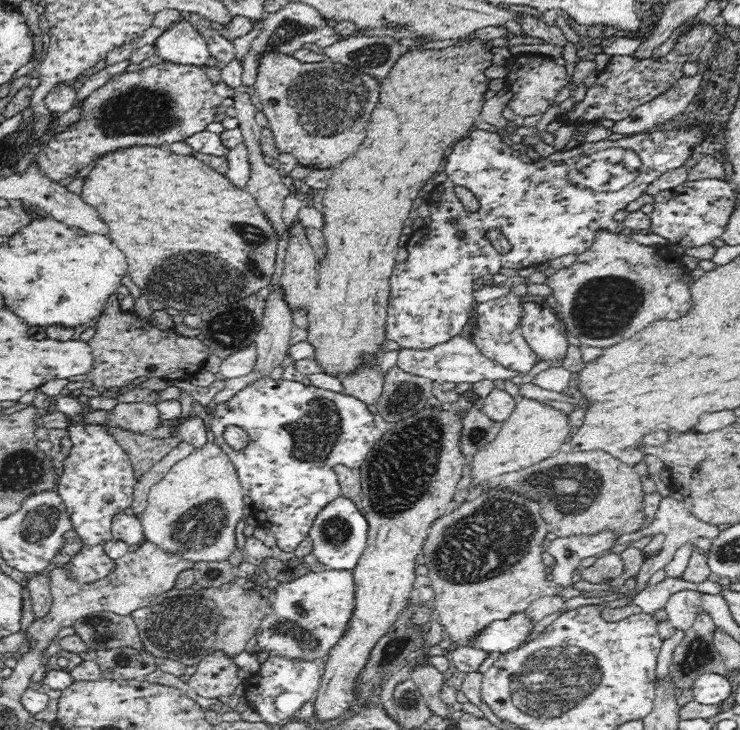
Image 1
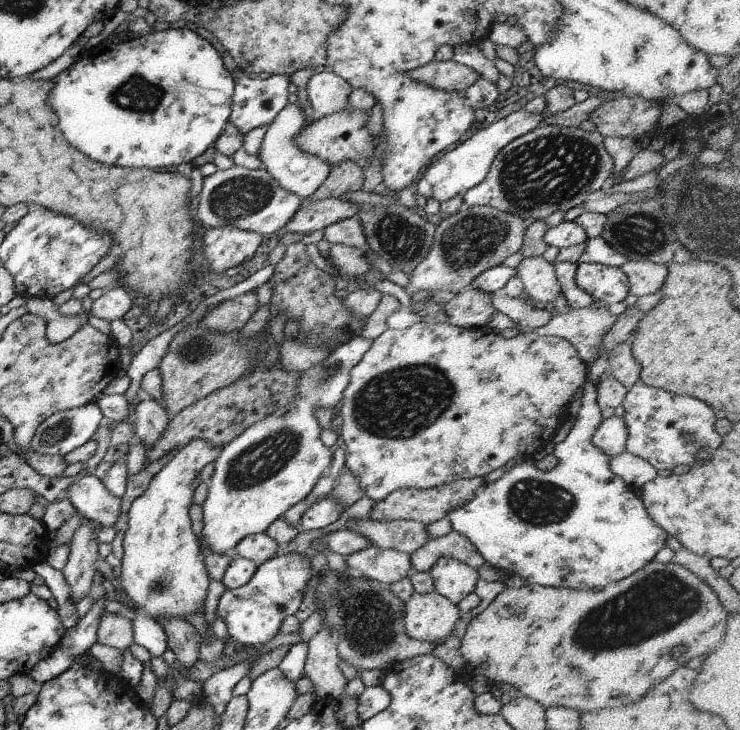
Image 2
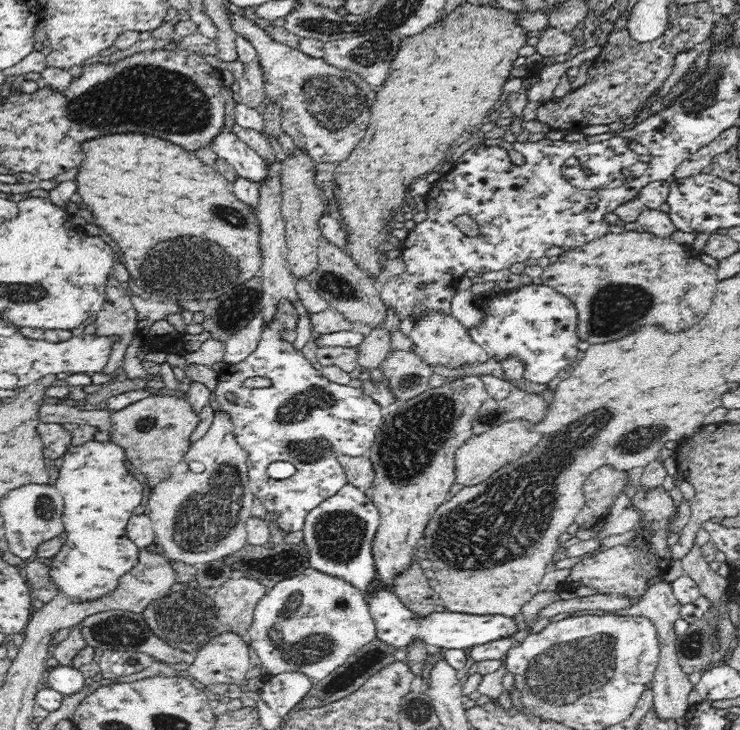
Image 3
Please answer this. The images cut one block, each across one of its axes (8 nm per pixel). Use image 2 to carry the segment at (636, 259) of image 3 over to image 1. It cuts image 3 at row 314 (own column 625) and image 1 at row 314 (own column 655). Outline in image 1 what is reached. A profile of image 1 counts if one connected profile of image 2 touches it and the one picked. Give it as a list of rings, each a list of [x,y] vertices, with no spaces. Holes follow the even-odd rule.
[[[598,230],[594,242],[572,266],[558,269],[555,274],[546,277],[545,286],[550,288],[558,303],[560,314],[570,334],[580,340],[582,345],[608,348],[620,340],[642,330],[656,320],[676,320],[684,316],[692,305],[691,287],[694,278],[685,268],[680,256],[670,247],[661,245],[646,246],[622,233]]]

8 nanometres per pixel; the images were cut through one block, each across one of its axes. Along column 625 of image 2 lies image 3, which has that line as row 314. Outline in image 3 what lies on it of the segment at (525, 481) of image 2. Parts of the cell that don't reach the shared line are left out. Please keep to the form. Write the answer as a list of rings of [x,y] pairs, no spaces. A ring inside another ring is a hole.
[[[528,284],[514,290],[495,291],[478,298],[484,320],[468,333],[490,359],[518,358],[524,365],[523,378],[547,385],[560,370],[575,365],[578,349],[578,312],[569,298],[544,284]]]

